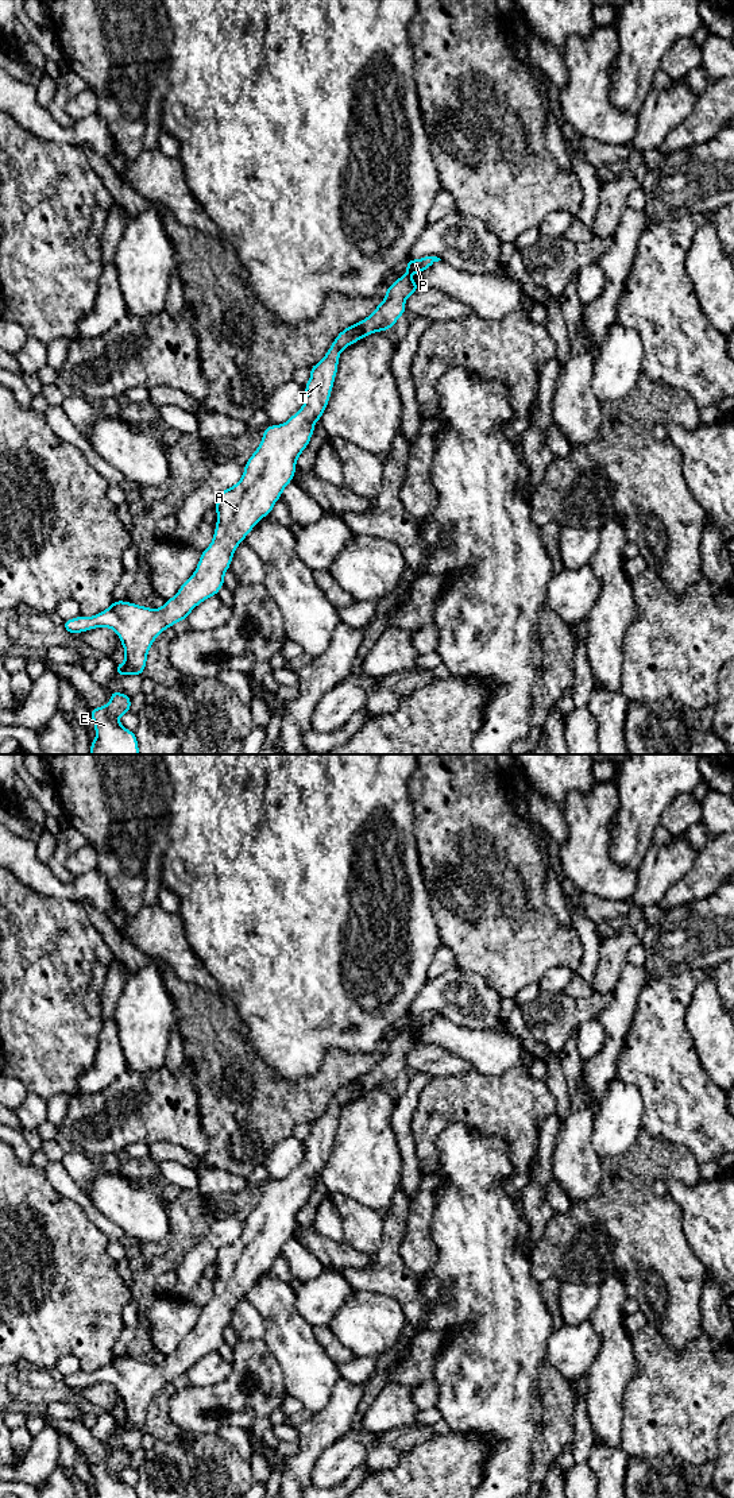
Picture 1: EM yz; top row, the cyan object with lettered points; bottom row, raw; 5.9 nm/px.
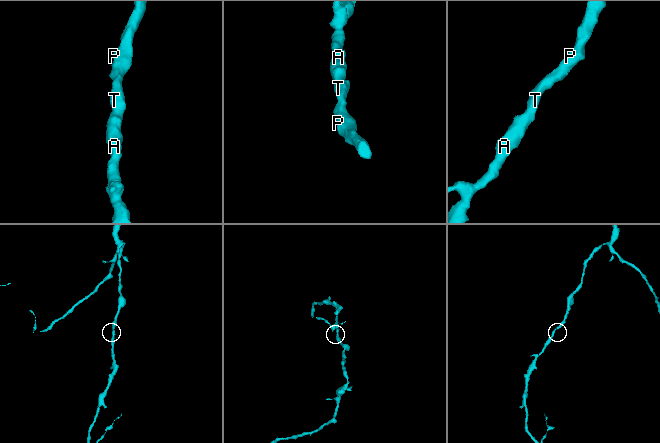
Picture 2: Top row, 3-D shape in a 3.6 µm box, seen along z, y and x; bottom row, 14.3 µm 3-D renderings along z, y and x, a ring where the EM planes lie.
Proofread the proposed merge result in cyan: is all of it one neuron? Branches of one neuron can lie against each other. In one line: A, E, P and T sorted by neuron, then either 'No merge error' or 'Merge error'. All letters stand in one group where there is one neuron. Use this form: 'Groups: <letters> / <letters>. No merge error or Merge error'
Groups: A E P T. No merge error

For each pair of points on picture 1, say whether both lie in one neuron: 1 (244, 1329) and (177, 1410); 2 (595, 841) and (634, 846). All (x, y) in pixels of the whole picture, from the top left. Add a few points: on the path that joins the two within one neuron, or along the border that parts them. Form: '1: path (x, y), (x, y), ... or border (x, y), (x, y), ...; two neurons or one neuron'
1: border (238, 1338), (262, 1339); two neurons
2: border (617, 813), (613, 821), (610, 858), (630, 869); two neurons

